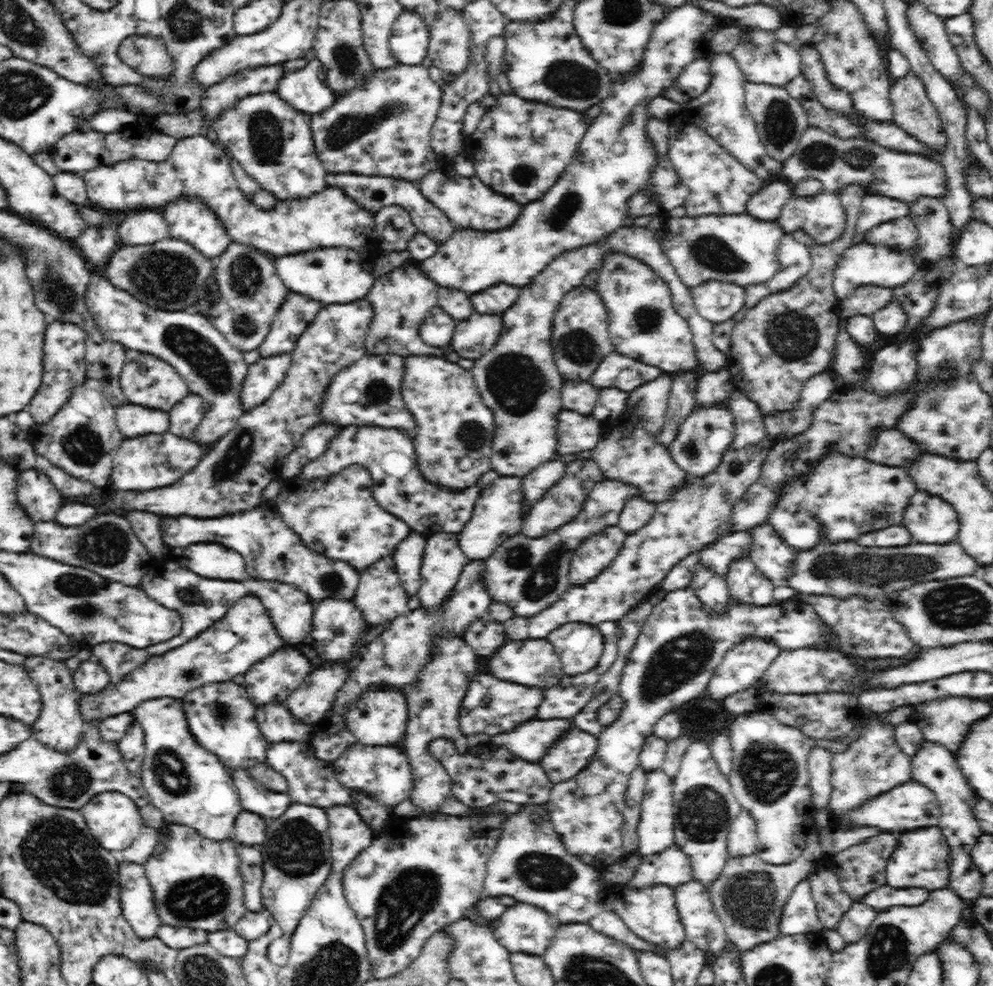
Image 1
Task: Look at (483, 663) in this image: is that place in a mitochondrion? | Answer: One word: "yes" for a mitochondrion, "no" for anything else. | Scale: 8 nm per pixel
no

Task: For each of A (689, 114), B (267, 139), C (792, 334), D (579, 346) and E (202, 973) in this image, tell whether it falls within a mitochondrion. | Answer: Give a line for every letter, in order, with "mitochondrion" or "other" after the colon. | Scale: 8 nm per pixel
A: other
B: mitochondrion
C: mitochondrion
D: mitochondrion
E: mitochondrion

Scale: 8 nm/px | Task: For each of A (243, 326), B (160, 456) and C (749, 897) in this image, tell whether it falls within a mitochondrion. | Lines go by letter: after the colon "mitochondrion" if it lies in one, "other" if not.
A: mitochondrion
B: other
C: mitochondrion

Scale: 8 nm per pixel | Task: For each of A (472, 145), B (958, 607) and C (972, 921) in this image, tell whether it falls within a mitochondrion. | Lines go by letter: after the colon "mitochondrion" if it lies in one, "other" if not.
A: other
B: mitochondrion
C: other

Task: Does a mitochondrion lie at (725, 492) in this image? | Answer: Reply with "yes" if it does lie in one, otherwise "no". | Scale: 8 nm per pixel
yes

